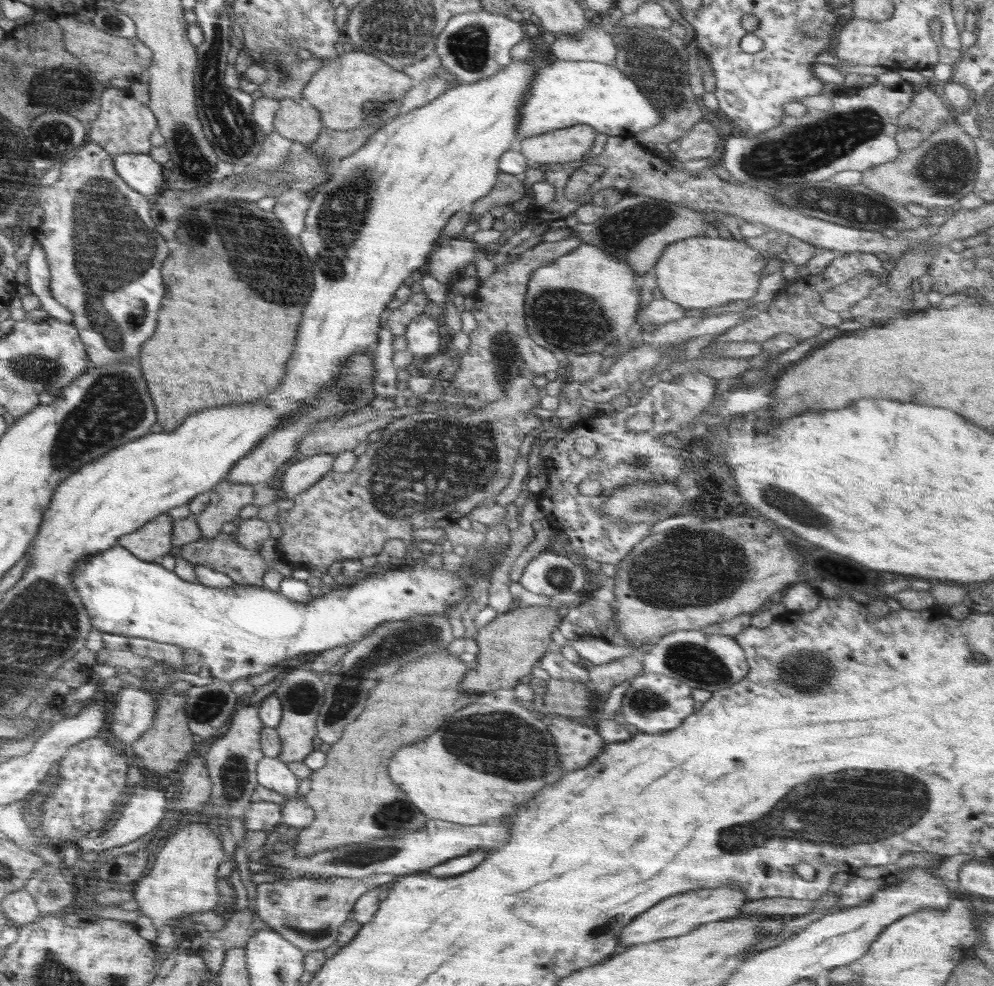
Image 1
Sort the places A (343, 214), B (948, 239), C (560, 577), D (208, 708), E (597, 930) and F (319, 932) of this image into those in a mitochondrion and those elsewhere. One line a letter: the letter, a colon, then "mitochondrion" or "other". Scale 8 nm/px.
A: mitochondrion
B: other
C: mitochondrion
D: mitochondrion
E: mitochondrion
F: mitochondrion

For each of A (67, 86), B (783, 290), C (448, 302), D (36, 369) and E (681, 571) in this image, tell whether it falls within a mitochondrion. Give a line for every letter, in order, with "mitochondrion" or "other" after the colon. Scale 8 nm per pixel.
A: mitochondrion
B: other
C: other
D: mitochondrion
E: mitochondrion

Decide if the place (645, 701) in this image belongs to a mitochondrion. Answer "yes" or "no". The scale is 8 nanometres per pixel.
yes

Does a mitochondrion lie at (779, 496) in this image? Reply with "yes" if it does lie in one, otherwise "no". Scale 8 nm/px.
yes

